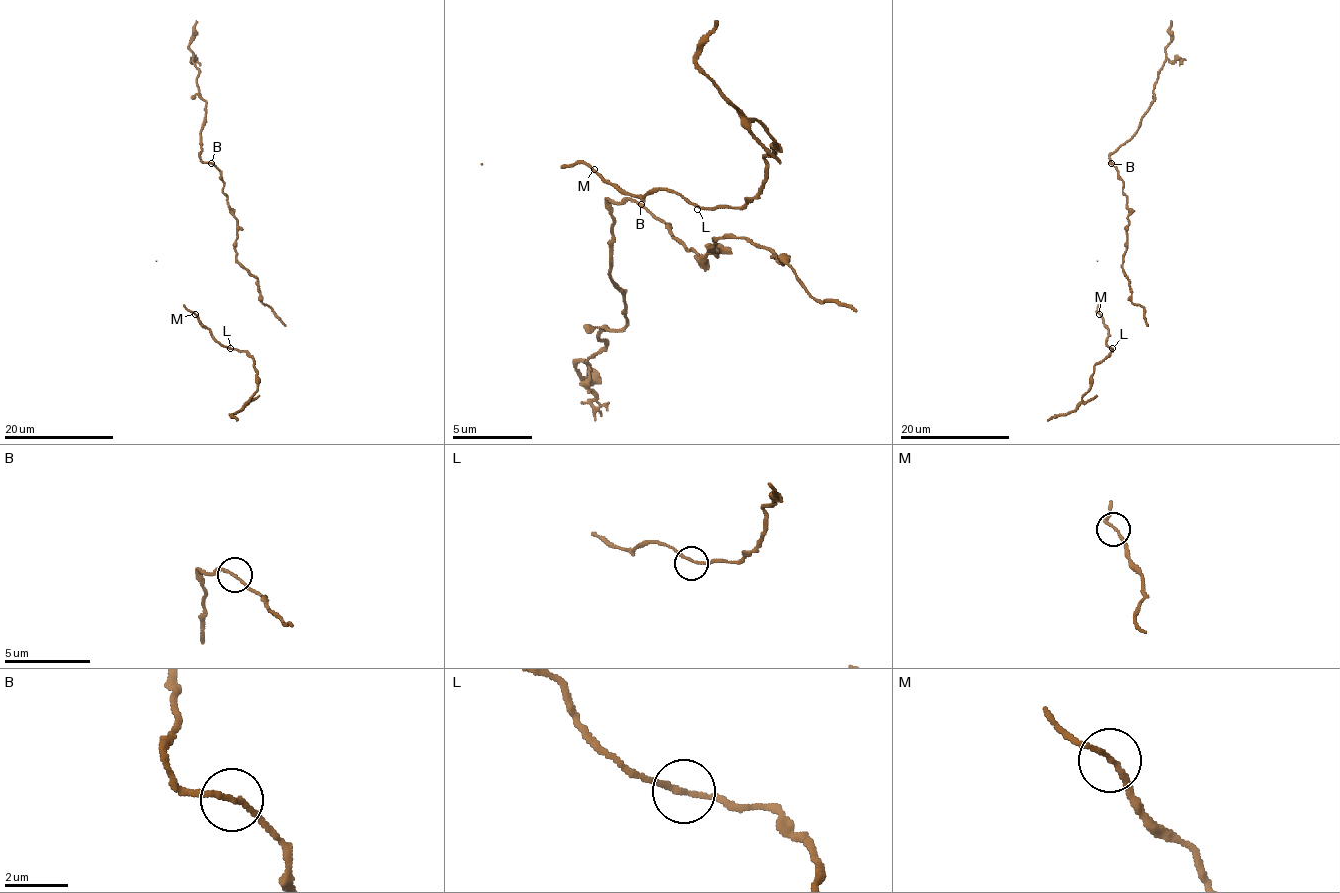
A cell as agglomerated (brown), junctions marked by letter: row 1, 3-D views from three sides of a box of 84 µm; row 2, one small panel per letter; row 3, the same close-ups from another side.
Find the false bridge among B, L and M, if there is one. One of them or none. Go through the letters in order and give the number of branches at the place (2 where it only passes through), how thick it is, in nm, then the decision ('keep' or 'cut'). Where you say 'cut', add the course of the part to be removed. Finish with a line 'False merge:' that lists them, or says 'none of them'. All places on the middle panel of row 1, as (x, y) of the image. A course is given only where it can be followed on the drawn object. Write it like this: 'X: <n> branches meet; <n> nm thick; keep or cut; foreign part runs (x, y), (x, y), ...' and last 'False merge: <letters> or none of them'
B: 2 branches meet; 150 nm thick; cut; foreign part runs (642, 205), (610, 201), (622, 328), (606, 328), (598, 336), (606, 344), (578, 364), (598, 380)
L: 2 branches meet; 150 nm thick; keep
M: 2 branches meet; 150 nm thick; keep
False merge: B

